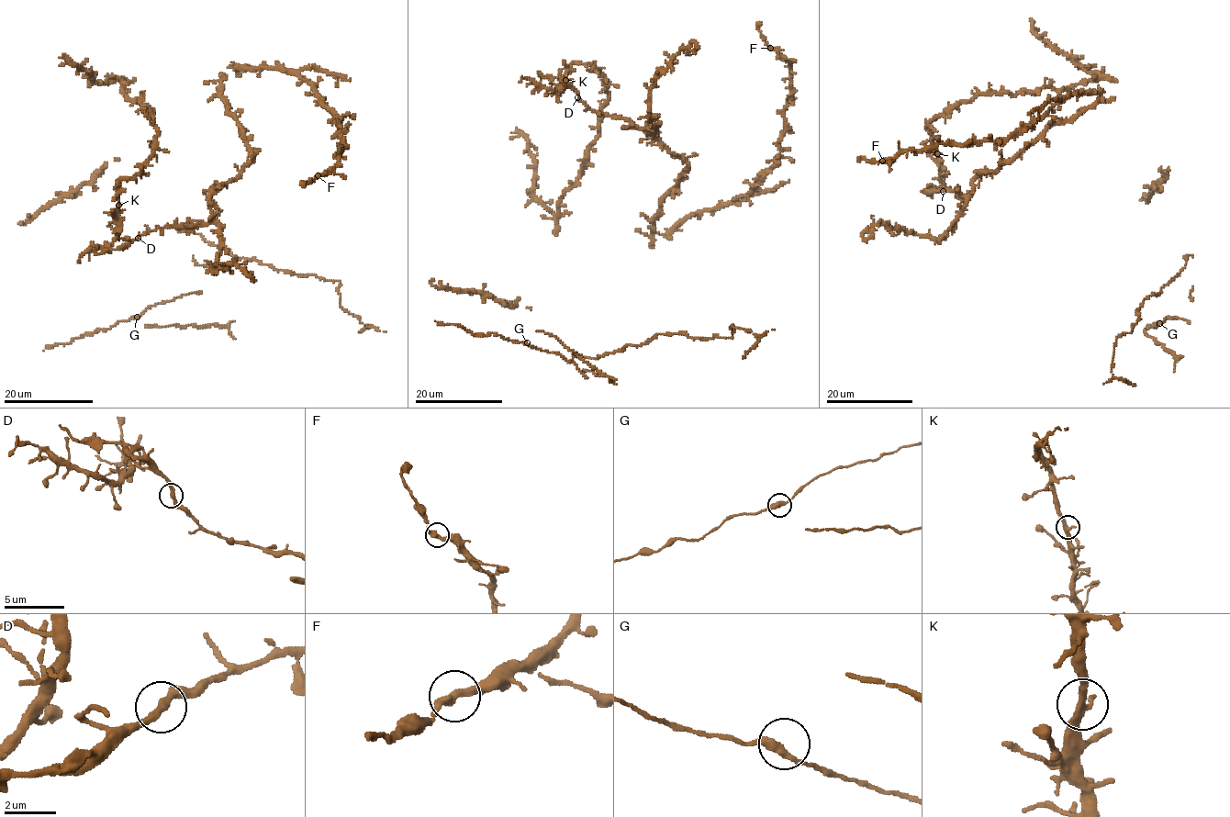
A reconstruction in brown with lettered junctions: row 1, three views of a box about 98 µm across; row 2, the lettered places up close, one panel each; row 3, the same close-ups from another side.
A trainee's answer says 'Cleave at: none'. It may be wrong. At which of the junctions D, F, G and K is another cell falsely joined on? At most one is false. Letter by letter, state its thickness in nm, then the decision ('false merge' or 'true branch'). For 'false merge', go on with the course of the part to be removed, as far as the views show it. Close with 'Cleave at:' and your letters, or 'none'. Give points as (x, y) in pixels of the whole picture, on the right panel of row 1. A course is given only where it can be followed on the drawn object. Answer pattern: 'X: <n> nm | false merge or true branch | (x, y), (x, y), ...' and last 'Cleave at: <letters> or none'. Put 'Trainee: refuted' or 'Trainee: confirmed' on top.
Trainee: confirmed
D: 280 nm | true branch
F: 320 nm | true branch
G: 320 nm | true branch
K: 320 nm | true branch
Cleave at: none

